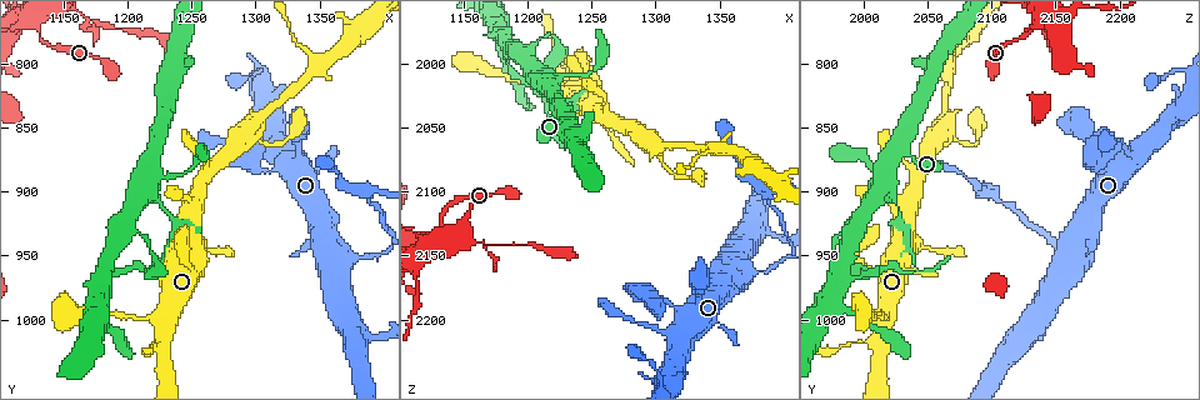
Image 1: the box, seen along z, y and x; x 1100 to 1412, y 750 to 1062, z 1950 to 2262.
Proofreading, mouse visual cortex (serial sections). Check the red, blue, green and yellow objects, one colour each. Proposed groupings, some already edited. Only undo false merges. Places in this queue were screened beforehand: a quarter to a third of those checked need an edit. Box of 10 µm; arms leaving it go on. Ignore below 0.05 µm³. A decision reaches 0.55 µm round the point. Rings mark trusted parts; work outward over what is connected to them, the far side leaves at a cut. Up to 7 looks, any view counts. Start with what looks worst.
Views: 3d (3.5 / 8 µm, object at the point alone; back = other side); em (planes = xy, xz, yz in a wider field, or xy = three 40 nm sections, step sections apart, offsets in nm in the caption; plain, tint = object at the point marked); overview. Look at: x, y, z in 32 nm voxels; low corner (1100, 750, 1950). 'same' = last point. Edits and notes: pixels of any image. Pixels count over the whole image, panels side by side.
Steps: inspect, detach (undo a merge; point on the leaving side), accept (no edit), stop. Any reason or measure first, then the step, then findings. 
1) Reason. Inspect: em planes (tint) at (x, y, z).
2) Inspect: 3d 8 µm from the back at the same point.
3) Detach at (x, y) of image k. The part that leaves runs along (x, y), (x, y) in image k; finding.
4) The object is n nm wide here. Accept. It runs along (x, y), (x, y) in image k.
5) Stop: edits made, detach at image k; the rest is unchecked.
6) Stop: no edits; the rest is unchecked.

Inspect: 3d 3.5 µm at (1378, 950, 2164).

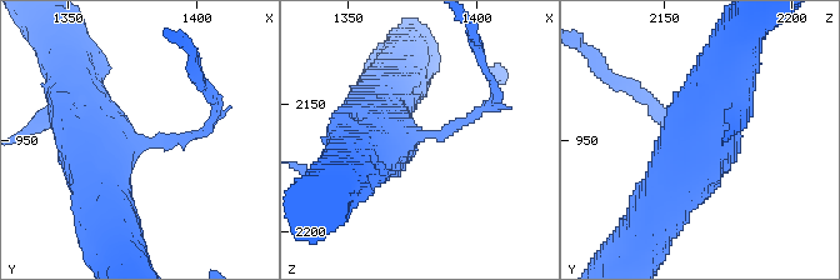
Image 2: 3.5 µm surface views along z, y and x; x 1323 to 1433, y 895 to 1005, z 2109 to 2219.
Inspect: em planes (tint) at (1376, 952, 2162).

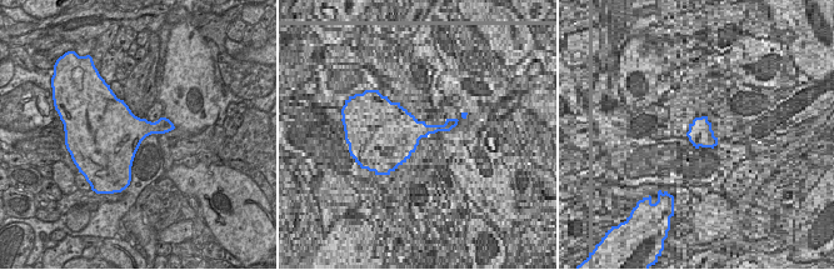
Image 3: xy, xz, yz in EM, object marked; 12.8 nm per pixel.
Detach at (470, 119) of image 2. The part that leaves runs along (428, 134), (493, 103), (489, 74) in image 2; a second cell is stuck on.

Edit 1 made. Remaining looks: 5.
Calibre changes. Inspect: 3d 8 µm from the back at (1226, 852, 2034).

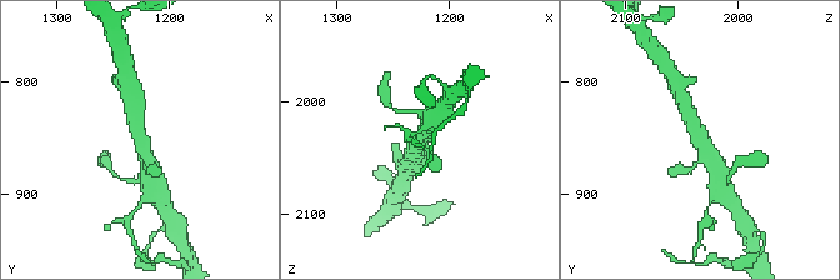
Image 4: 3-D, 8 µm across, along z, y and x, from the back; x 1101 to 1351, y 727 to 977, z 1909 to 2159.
Shape alone is not enough. Inspect: em xy step 5 (tint) at the same point.

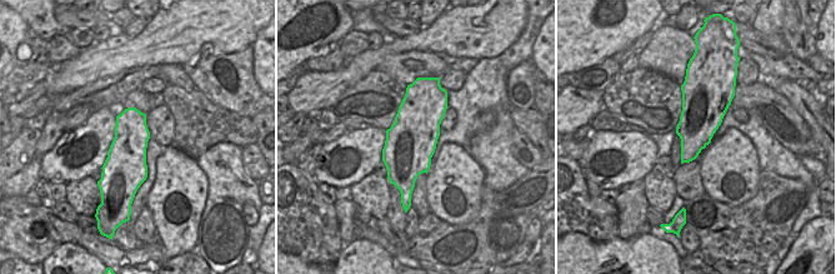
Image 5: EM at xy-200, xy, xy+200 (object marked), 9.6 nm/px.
The arms are 100, 400, 450 nm wide. Accept. It runs along (145, 169), (135, 106) in image 4; all the same cell.

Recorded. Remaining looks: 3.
Calibre changes. Inspect: 3d 3.5 µm at (1226, 910, 2028).

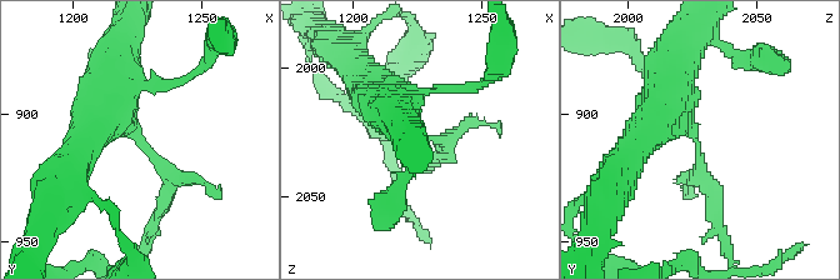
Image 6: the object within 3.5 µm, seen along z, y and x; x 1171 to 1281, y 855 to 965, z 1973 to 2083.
Inspect: em xy step 5 (tint) at (1227, 912, 2026).

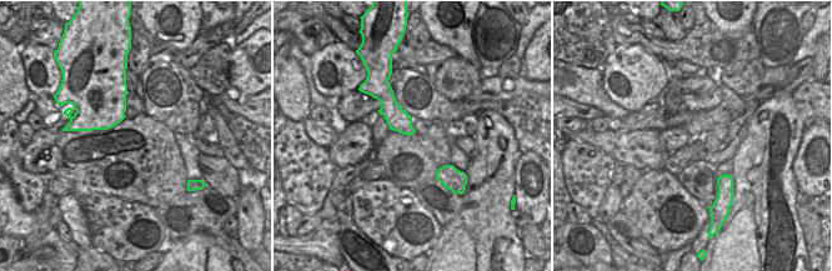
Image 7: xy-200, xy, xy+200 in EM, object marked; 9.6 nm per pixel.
The object is 220 nm wide here. Detach at (454, 134) of image 6. The part that leaves runs along (694, 139), (725, 243) in image 6; two cells meet here.

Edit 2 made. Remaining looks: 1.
Stop: edits made, detach at image 2, detach at image 6; the rest is unchecked.

